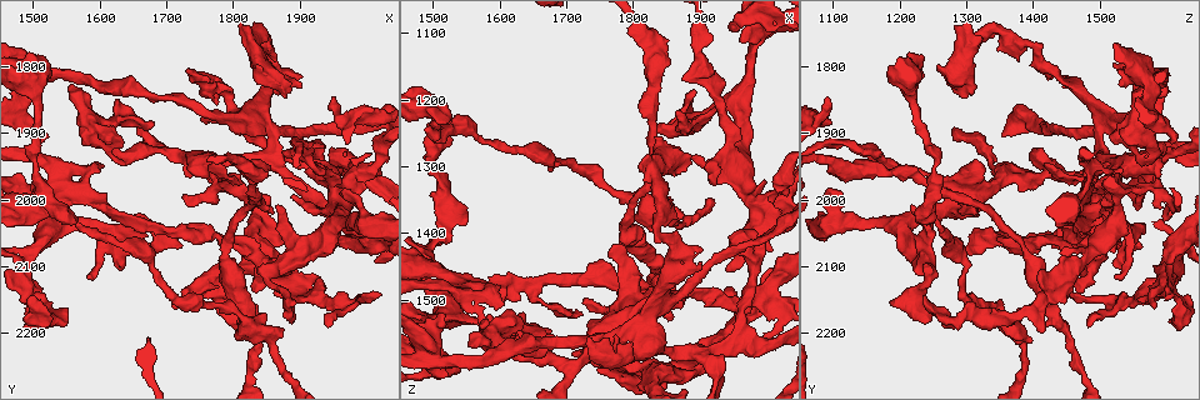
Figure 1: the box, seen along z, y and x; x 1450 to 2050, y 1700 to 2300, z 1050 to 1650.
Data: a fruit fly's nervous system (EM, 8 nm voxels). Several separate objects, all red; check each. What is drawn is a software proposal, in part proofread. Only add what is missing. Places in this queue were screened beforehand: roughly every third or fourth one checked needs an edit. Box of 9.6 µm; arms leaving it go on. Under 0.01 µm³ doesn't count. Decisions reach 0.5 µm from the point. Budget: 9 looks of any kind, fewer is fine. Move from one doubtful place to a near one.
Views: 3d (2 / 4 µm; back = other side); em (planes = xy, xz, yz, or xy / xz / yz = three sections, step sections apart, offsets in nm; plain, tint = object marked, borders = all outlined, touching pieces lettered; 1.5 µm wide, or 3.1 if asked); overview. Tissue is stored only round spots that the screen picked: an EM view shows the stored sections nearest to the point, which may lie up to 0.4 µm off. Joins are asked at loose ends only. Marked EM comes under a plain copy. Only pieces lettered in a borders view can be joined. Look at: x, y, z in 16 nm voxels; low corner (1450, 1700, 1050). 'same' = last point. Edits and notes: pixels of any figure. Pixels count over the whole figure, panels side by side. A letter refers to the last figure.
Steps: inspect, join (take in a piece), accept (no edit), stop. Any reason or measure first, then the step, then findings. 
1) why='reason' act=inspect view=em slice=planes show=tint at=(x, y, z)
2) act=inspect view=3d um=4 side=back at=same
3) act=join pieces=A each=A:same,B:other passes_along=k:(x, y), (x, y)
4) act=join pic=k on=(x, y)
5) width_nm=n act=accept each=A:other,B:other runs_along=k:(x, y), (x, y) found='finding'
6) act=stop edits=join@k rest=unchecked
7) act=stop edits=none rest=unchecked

act=inspect view=em slice=planes show=borders at=(1520, 1795, 1230)

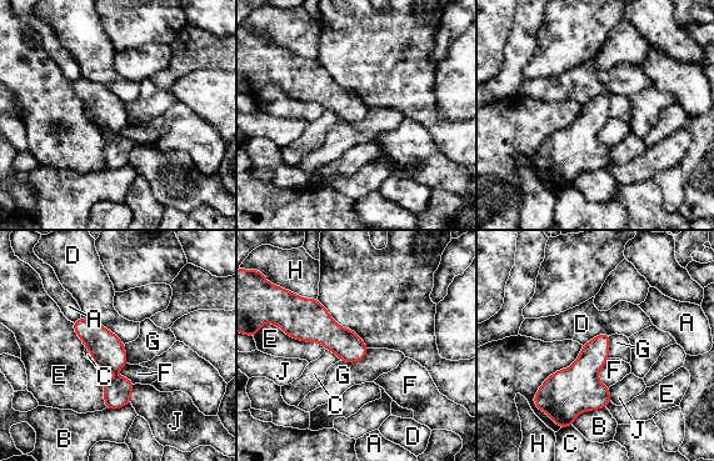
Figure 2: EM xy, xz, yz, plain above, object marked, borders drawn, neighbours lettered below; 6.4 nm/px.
act=accept each=A:other,B:other,C:other,D:other,E:other,F:other,G:other,H:other,J:other runs_along=2:(78, 322), (114, 359), (109, 406) found='no lettered piece goes on from it'

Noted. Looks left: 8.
why='free end' act=inspect view=3d um=2 at=(1905, 1830, 1445)

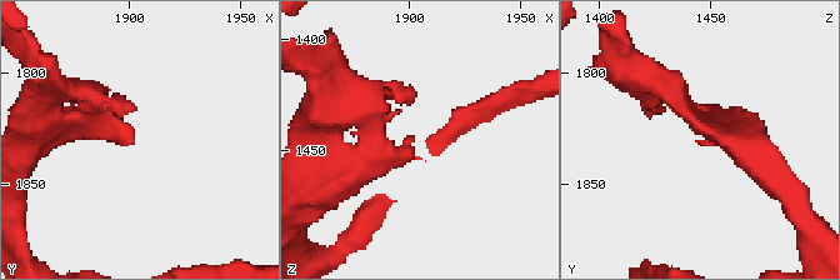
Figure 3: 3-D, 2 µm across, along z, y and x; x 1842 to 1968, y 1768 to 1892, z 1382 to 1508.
why='shape alone is not enough' act=inspect view=em slice=planes show=borders at=(1901, 1830, 1444)

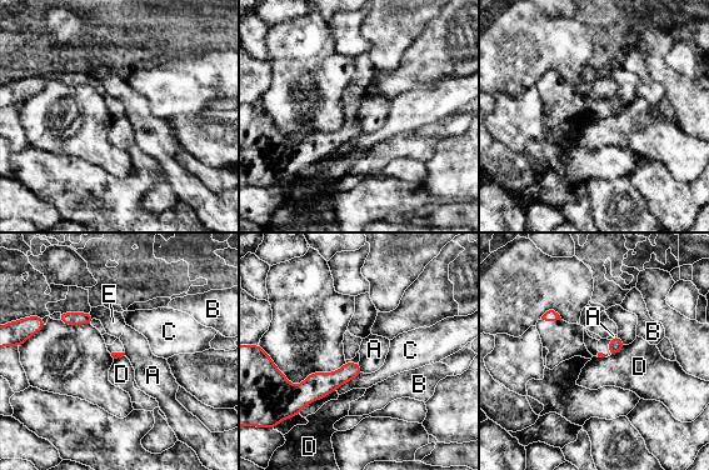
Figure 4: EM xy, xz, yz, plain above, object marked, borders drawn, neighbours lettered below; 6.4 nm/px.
act=accept each=A:other,B:other,C:other,D:other,E:other border=4:(625, 345), (609, 356) found='none of them fits'

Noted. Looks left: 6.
why='an open end' act=inspect view=em slice=planes show=borders at=(1940, 2190, 1485)

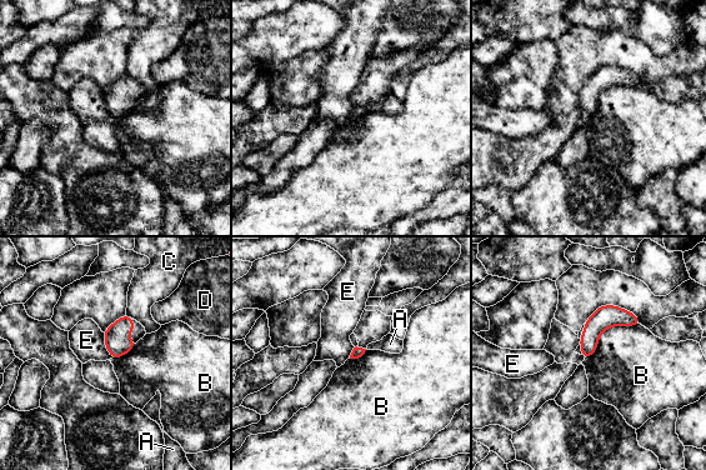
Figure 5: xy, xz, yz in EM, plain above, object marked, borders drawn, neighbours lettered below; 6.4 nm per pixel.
act=accept each=A:other,B:other,C:other,D:other,E:other border=5:(640, 324), (610, 326), (585, 359) found='no lettered piece goes on from it'

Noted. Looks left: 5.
why='an open end' act=inspect view=em slice=xz step=8 show=tint at=(1965, 1980, 1095)

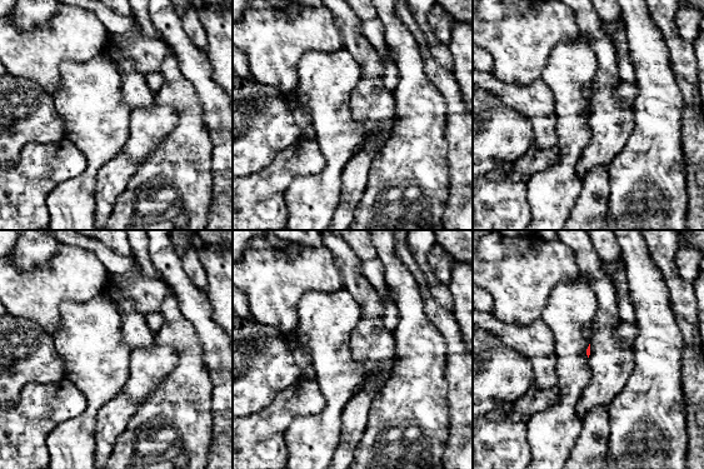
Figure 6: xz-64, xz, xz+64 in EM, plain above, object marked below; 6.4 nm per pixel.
act=inspect view=em slice=planes show=tint at=same

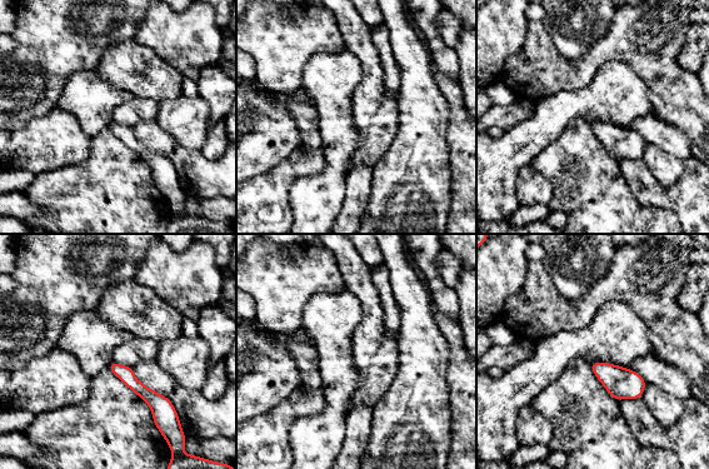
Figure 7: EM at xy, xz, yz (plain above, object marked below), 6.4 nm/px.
why='what lies round it' act=inspect view=em slice=planes show=borders at=same

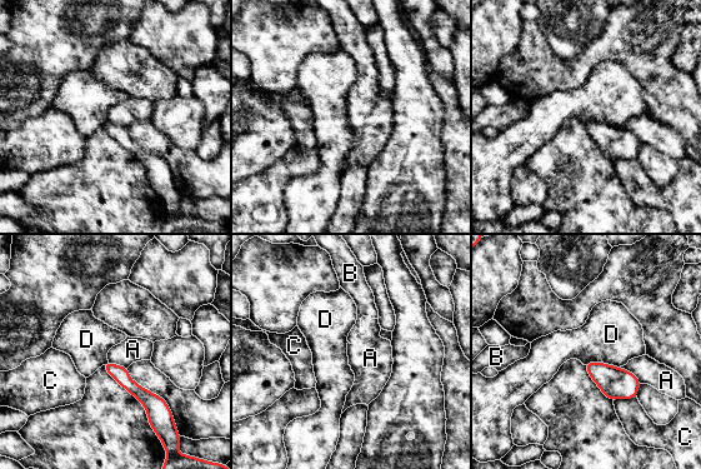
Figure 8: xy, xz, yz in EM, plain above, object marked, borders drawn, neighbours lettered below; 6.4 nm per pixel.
longest_contact=D:240nm act=accept each=A:other,B:other,C:other,D:other runs_along=8:(108, 365), (156, 404) found='no lettered piece goes on from it'

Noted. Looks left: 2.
act=stop edits=none rest=unchecked

